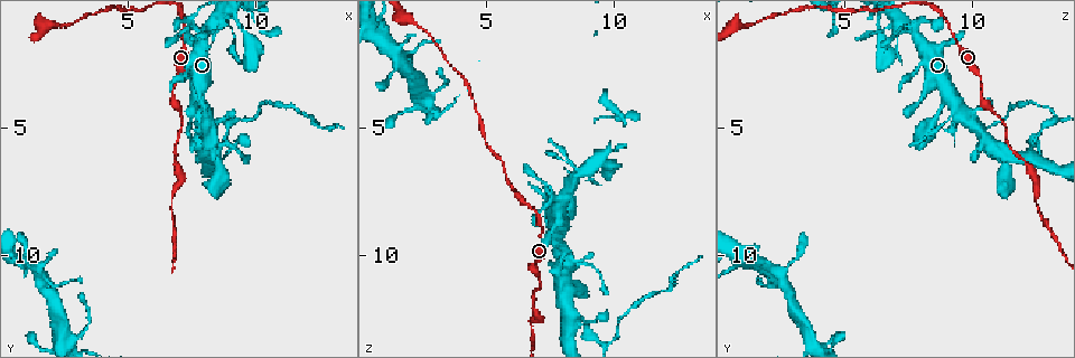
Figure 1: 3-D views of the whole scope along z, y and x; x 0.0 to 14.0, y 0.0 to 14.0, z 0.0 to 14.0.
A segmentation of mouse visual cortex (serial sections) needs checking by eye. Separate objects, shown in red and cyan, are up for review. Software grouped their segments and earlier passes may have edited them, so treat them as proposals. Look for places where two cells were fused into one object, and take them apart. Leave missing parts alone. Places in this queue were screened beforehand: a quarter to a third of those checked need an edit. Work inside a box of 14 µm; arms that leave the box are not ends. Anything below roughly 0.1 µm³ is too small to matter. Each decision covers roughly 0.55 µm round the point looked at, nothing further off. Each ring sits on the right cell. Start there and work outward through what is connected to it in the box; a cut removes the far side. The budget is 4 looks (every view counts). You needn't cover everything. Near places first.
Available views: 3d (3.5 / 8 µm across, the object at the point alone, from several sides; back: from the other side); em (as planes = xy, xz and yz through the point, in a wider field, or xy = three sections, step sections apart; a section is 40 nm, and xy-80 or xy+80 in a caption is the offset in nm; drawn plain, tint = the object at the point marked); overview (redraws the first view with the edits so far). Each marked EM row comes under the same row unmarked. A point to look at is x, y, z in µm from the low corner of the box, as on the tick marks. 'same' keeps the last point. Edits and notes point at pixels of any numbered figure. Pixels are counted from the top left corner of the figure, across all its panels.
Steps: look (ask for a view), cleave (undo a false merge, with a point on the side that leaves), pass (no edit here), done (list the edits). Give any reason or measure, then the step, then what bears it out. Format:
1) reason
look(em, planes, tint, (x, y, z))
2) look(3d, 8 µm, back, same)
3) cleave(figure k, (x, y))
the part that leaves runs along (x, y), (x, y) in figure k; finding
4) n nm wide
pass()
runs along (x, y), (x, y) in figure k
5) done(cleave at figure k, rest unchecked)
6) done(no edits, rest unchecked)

narrows sharply
look(3d, 3.5 µm, (6.9, 3.2, 10.4))

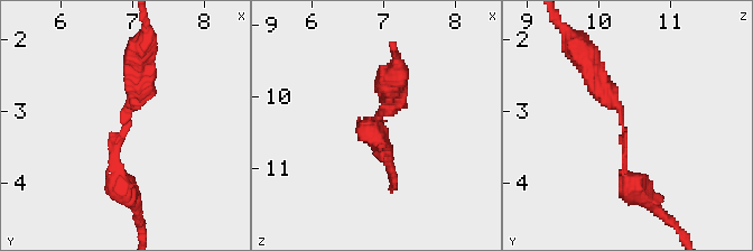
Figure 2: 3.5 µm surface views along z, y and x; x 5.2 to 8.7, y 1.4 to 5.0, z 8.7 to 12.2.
arms of 200, 300 nm
look(em, xy, step 2, tint, (6.85, 3.25, 10.35))

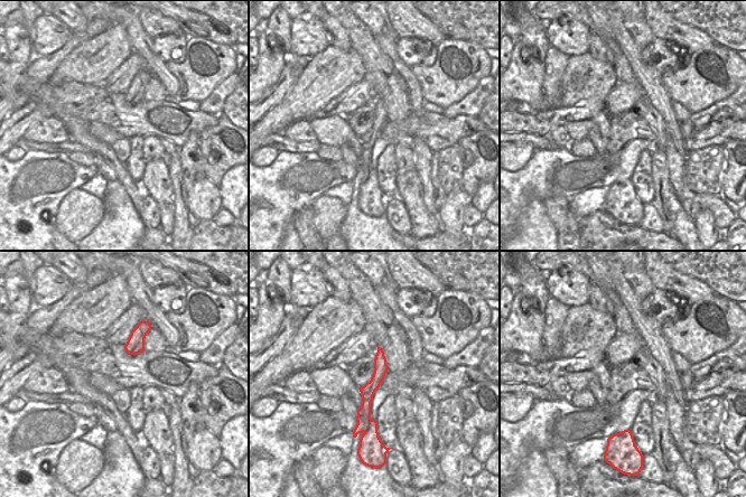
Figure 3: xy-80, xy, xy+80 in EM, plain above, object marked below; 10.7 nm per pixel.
150 nm wide
pass()
runs along (585, 56), (620, 111), (623, 166), (643, 193) in figure 2; one cell here

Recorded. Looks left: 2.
a narrow waist
look(3d, 3.5 µm, (8.5, 6.0, 12.4))

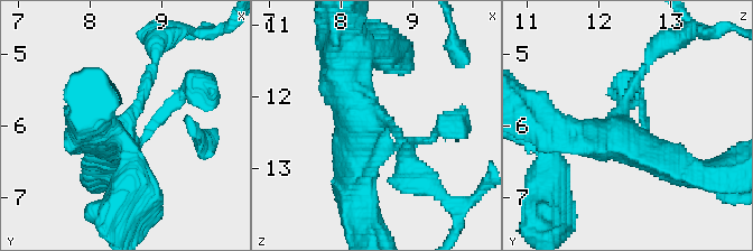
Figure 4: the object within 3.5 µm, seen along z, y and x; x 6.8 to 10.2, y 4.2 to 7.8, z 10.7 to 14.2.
look(em, planes, tint, (8.50, 5.95, 12.25))

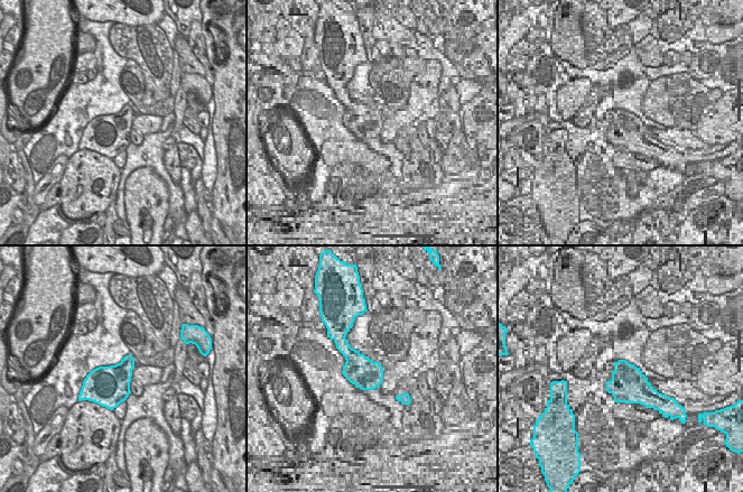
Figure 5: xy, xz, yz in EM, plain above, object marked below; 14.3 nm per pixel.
pass()
runs along (554, 130), (617, 133), (680, 168) in figure 4; continuous, no second cell

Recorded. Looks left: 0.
done(no edits, rest unchecked)

